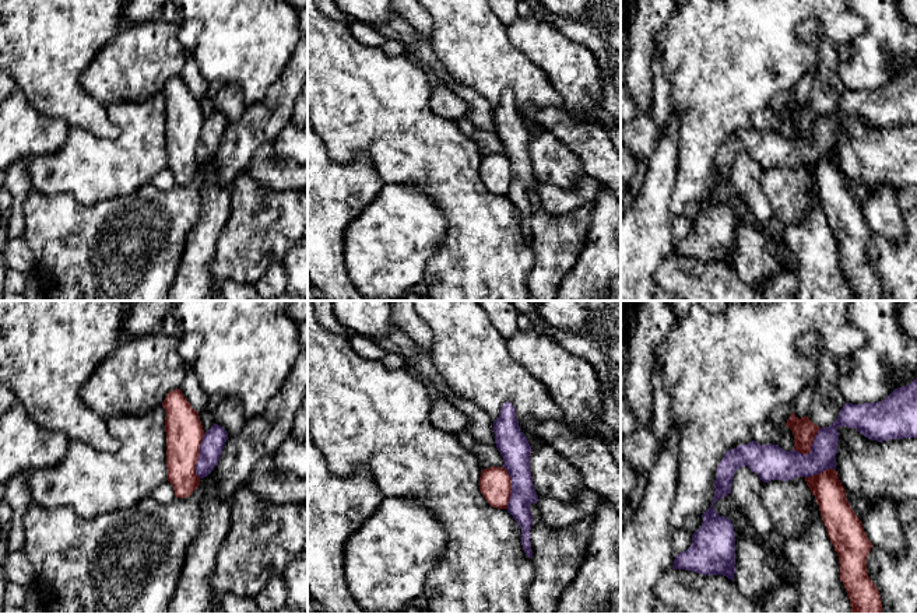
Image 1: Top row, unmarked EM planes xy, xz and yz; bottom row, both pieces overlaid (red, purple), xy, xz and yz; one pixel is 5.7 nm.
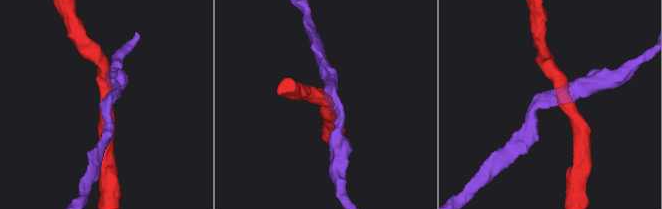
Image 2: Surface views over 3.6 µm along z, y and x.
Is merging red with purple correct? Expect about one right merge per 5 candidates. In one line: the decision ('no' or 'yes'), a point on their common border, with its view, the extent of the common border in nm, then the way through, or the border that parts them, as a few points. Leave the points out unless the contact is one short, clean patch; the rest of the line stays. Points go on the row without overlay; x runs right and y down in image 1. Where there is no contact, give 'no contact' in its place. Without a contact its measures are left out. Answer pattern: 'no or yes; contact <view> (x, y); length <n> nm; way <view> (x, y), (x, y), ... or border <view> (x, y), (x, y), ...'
no; contact xy (199, 140); length 260 nm; border xy (206, 119), (196, 151), (196, 161), (199, 164)

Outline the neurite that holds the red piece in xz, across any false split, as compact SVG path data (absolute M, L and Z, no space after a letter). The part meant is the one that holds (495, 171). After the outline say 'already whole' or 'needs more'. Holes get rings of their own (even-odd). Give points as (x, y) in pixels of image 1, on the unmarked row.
M505 154L484 155L479 164L479 178L486 189L498 196L507 196L512 180L512 165Z | already whole

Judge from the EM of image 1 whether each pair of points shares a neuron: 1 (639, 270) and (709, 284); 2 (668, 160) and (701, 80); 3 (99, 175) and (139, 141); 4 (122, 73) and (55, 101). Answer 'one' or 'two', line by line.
1: two
2: two
3: one
4: two

